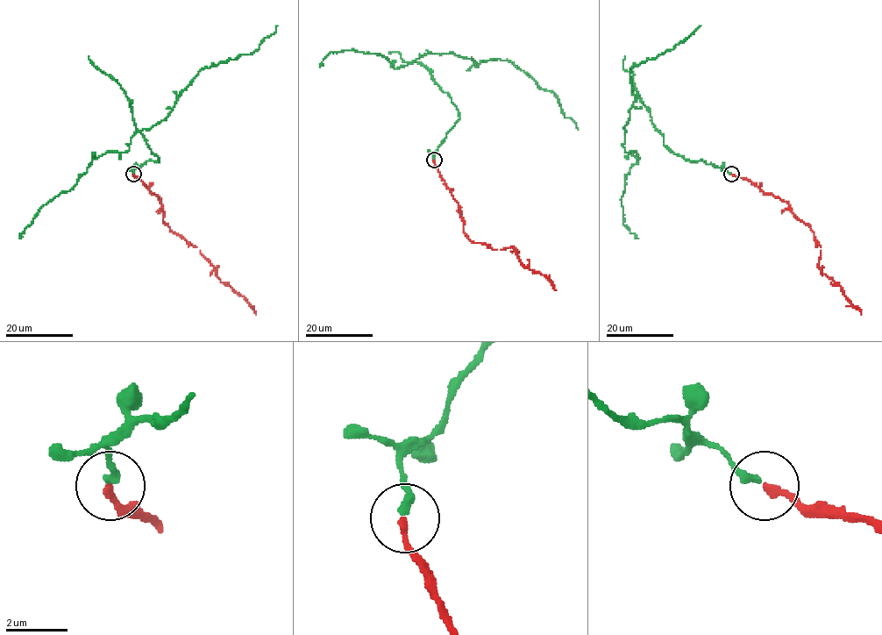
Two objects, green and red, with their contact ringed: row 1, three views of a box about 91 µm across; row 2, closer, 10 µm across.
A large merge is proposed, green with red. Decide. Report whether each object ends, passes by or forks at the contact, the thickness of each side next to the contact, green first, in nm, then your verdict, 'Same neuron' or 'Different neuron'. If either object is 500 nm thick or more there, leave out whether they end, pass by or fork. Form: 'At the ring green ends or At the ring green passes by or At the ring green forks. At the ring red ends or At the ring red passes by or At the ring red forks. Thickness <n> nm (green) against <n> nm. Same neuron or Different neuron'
At the ring green ends. At the ring red ends. Thickness 240 nm (green) against 240 nm. Same neuron

